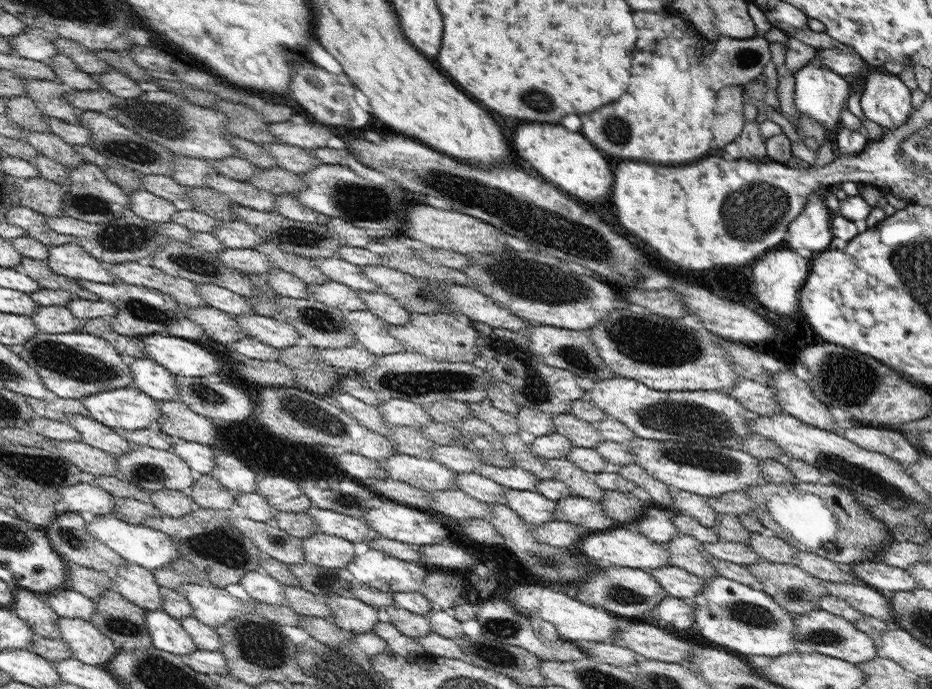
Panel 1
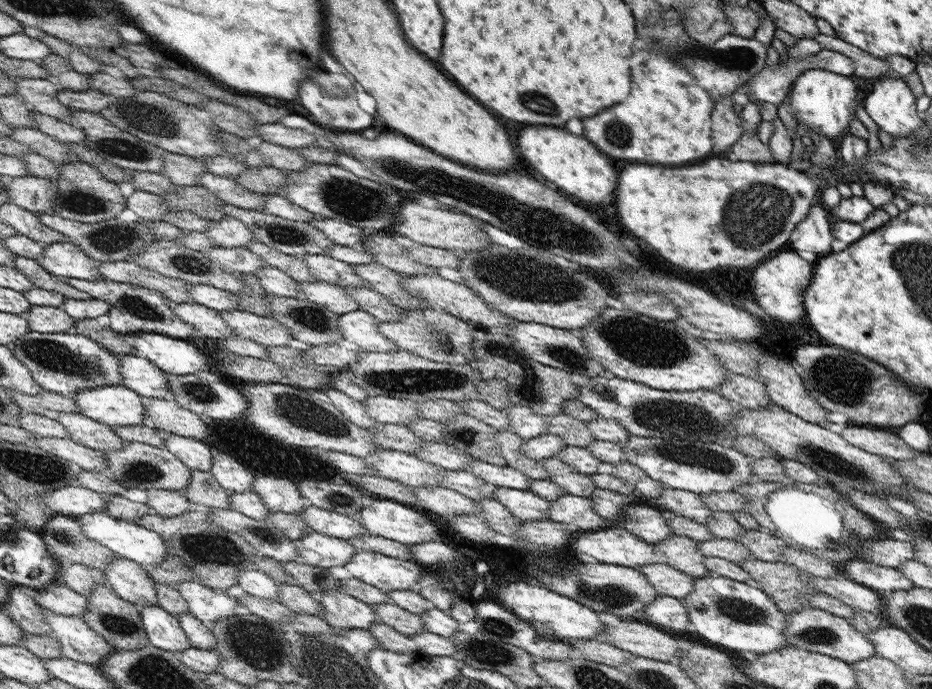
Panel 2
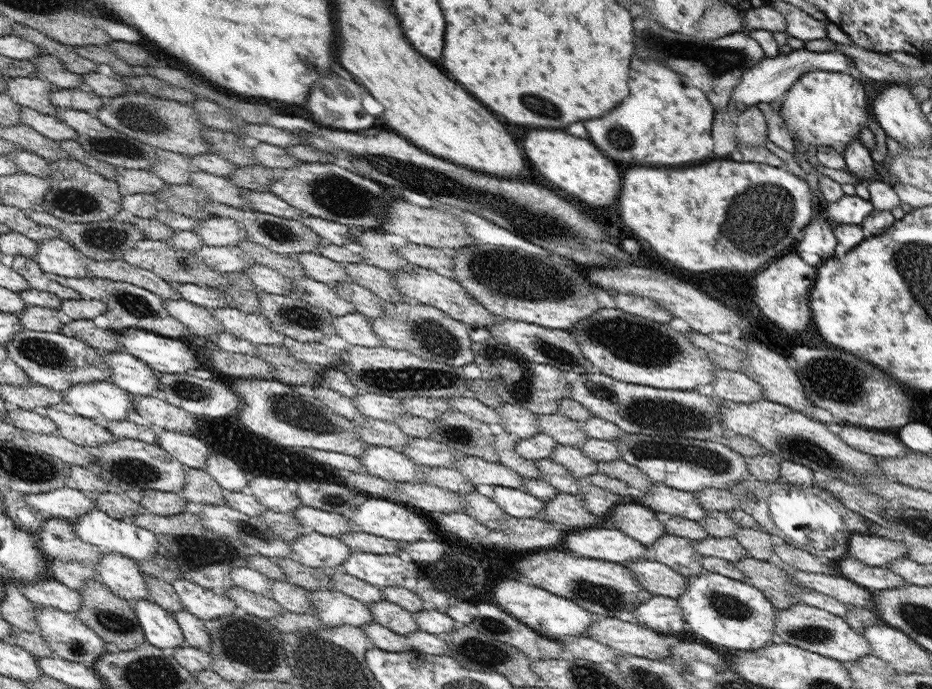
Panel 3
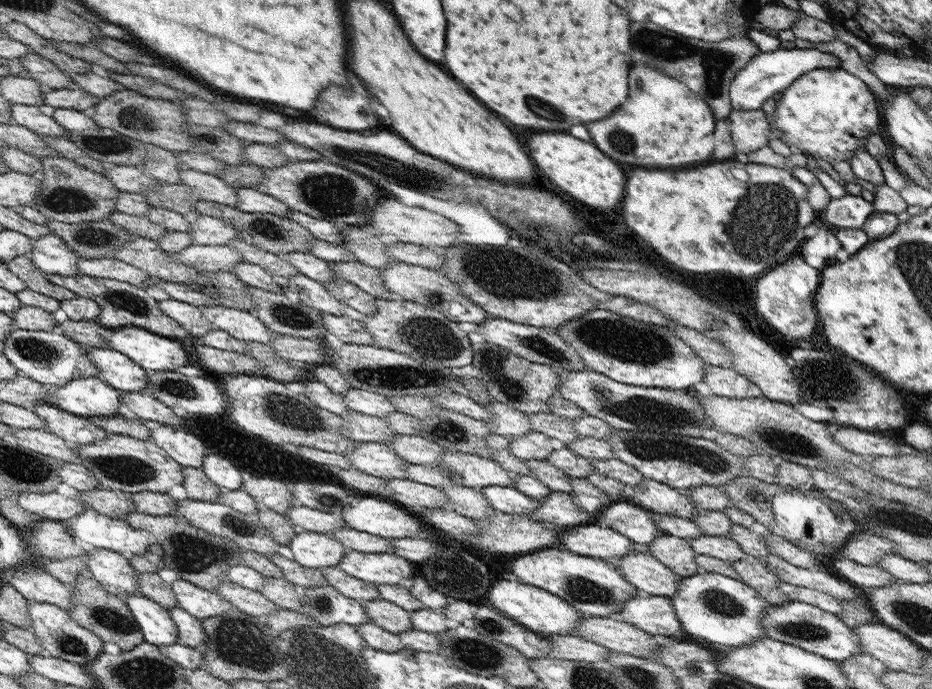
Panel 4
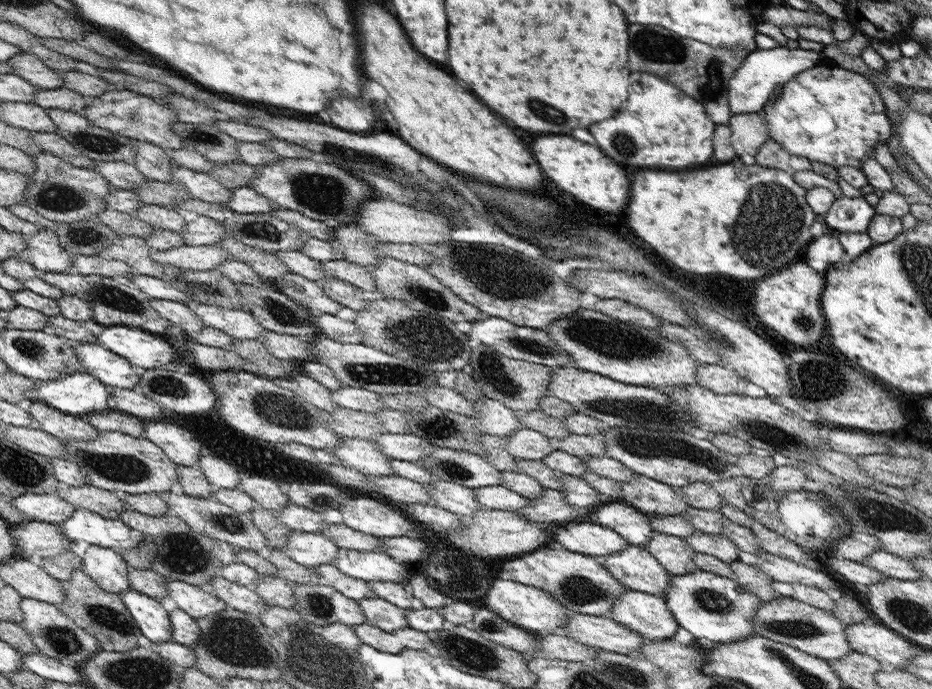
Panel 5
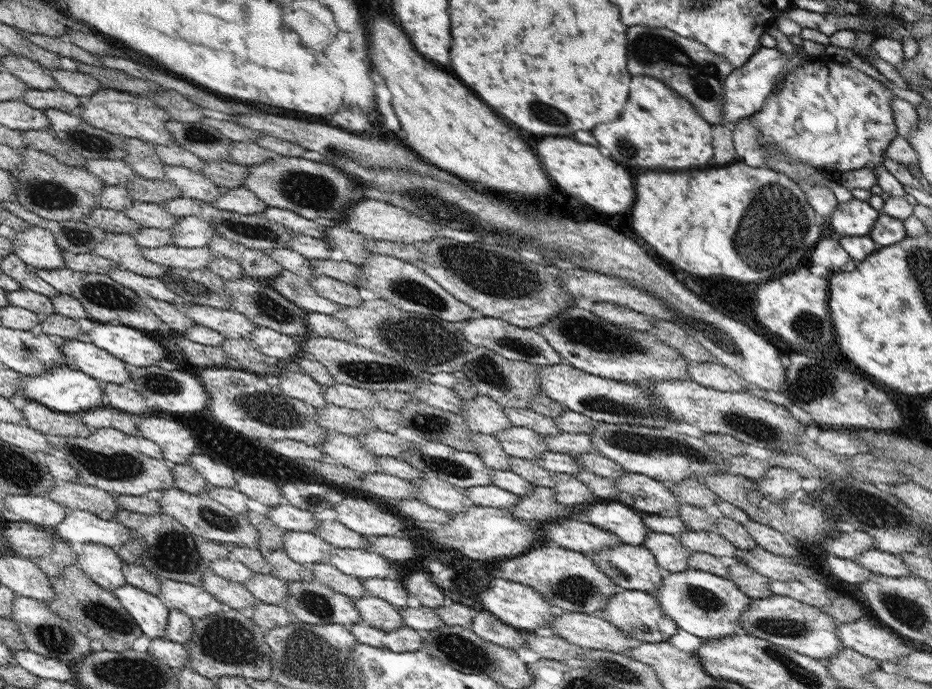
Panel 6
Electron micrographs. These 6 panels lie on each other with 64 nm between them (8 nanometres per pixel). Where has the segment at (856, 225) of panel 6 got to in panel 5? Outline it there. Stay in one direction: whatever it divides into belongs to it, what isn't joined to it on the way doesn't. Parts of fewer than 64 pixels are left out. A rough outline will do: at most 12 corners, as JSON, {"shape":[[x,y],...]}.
{"shape":[[863,196],[837,198],[824,223],[866,232],[876,214]]}

